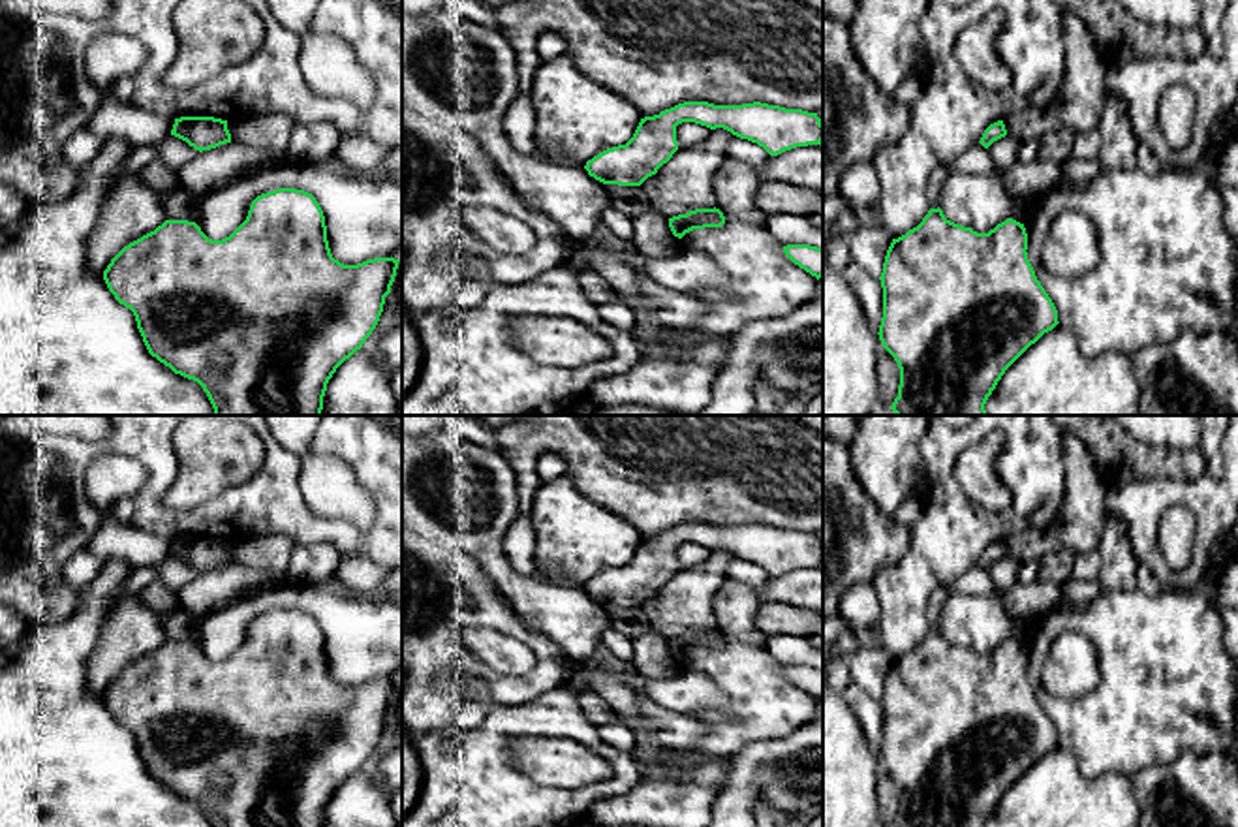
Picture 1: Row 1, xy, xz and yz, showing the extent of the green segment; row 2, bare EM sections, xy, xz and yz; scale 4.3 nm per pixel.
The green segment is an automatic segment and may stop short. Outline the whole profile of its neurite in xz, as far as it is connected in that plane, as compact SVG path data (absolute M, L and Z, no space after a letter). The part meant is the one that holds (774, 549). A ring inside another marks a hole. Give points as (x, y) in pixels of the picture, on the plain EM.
M684 523L641 539L626 566L599 573L586 583L584 590L603 605L641 607L678 571L676 547L682 543L710 551L723 549L740 560L757 564L770 577L823 564L823 543L817 534L761 523L742 526Z

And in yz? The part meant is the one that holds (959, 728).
M930 630L922 643L892 660L883 694L883 739L879 761L900 789L892 827L984 827L1005 791L1058 742L1058 731L1028 680L1024 645L1007 639L988 654L958 647L943 632Z

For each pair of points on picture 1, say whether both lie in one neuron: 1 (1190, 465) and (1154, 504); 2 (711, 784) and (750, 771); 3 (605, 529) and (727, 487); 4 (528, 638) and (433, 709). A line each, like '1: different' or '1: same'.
1: different
2: different
3: different
4: same

